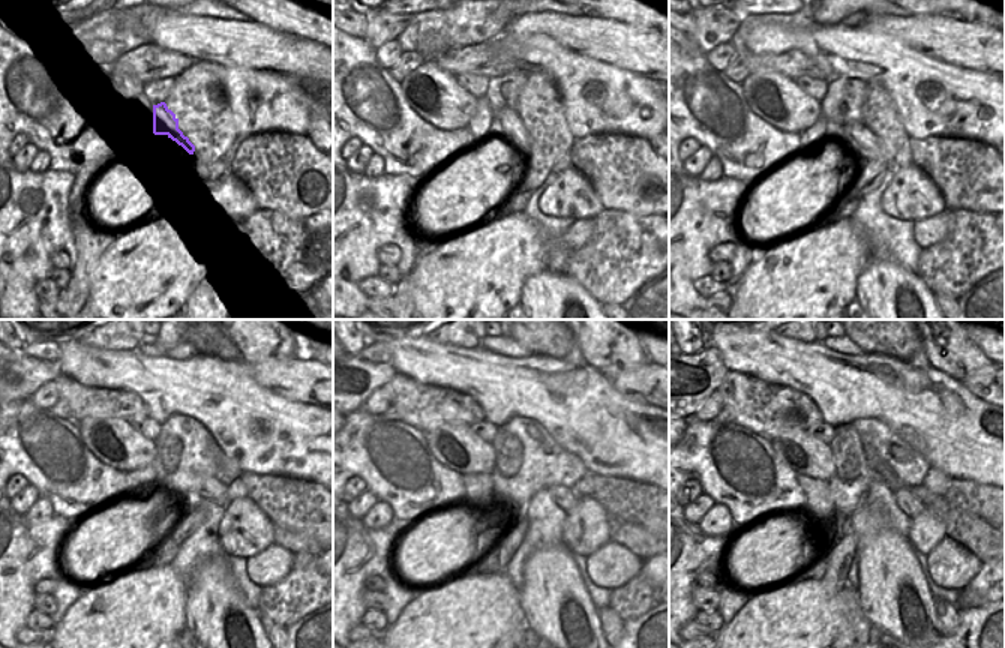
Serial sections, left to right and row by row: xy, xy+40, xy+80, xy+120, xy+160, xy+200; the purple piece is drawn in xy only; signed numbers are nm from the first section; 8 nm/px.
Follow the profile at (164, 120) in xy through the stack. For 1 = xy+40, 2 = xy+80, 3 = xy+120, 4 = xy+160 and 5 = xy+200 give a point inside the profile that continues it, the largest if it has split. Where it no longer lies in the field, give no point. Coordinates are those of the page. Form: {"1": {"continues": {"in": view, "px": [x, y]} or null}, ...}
{"1": {"continues": {"in": "xy+40", "px": [506, 125]}}, "2": {"continues": {"in": "xy+80", "px": [863, 140]}}, "3": {"continues": {"in": "xy+120", "px": [215, 491]}}, "4": {"continues": {"in": "xy+160", "px": [564, 497]}}, "5": {"continues": {"in": "xy+200", "px": [911, 506]}}}

